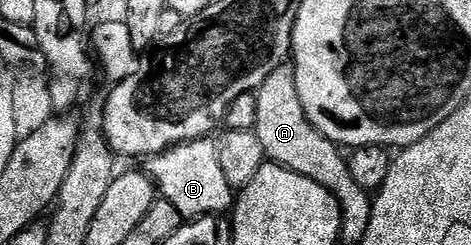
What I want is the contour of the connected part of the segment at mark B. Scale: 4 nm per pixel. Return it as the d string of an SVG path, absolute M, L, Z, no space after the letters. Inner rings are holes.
M210 137L198 138L195 142L182 142L164 154L152 154L145 162L145 173L152 182L159 198L169 200L184 220L223 216L234 207L236 191L225 180L215 142Z

